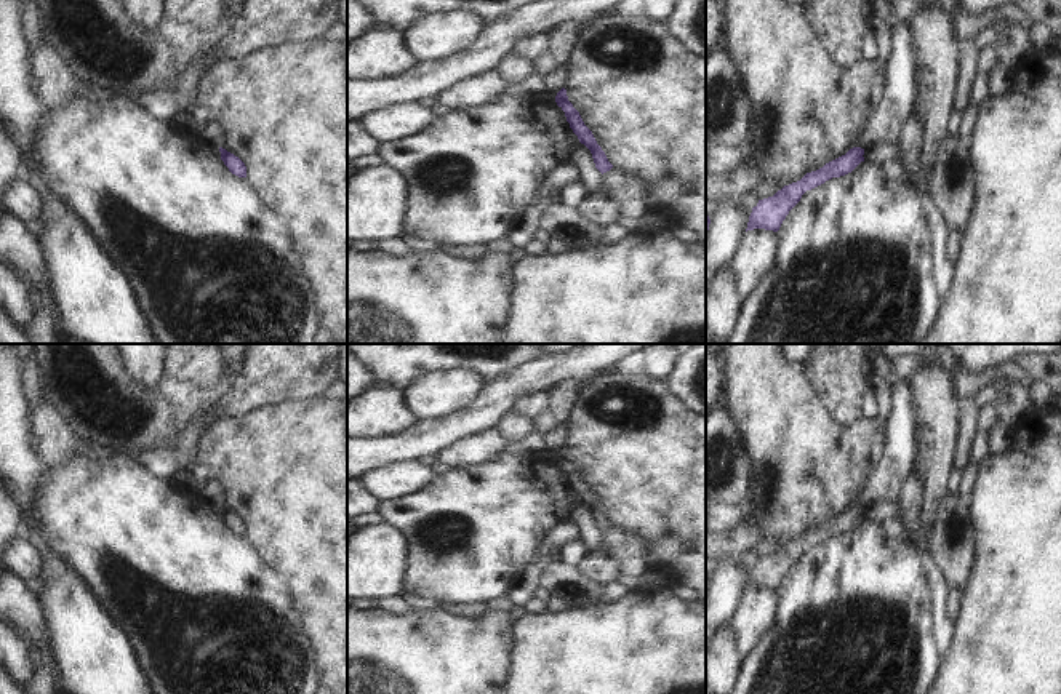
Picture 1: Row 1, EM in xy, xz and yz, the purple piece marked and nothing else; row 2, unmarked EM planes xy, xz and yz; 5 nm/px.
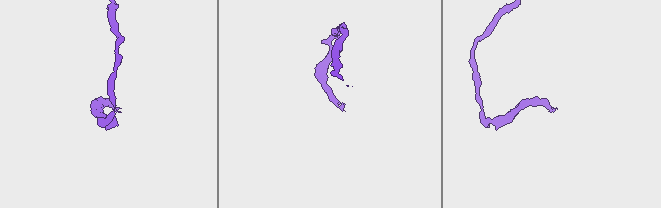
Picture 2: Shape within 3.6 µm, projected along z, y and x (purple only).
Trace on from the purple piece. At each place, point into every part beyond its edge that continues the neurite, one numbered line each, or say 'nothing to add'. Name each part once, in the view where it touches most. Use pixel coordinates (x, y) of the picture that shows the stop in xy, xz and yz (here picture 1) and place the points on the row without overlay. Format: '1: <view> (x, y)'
nothing to add

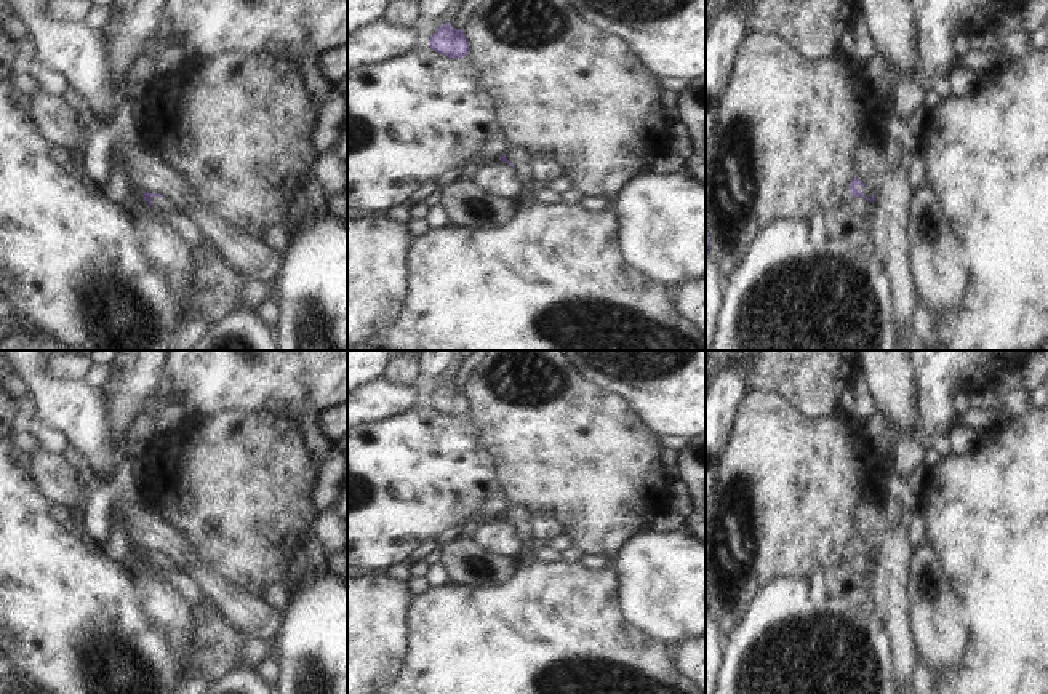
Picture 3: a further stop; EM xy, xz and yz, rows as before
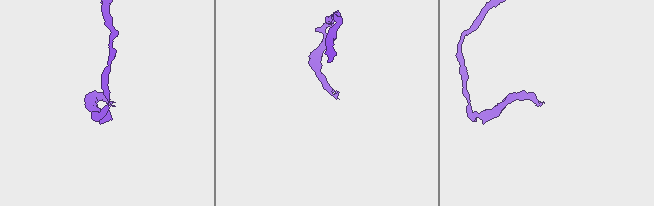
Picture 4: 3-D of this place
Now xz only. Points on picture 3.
1: xz (520, 515)

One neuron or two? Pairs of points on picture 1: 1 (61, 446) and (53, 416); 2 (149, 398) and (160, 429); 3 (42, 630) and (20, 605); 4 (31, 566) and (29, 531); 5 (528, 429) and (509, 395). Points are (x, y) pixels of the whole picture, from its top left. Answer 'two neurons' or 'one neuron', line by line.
1: one neuron
2: one neuron
3: one neuron
4: two neurons
5: two neurons

